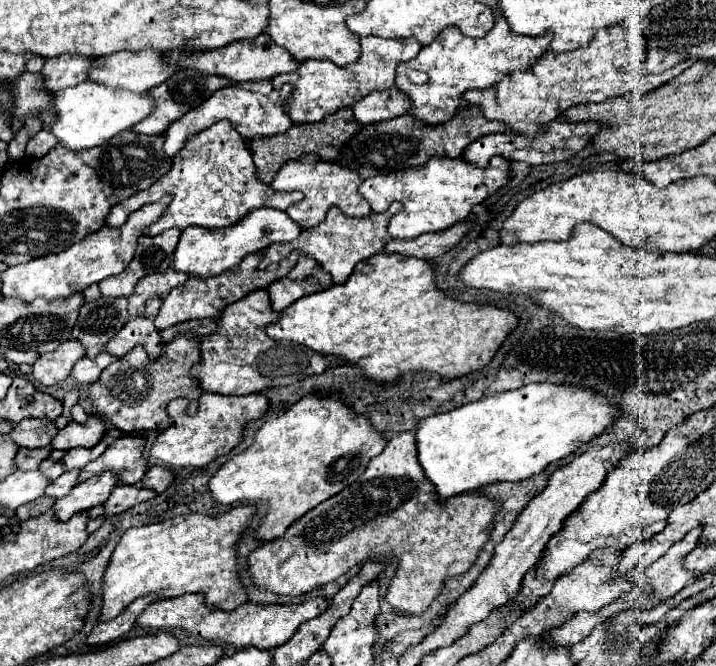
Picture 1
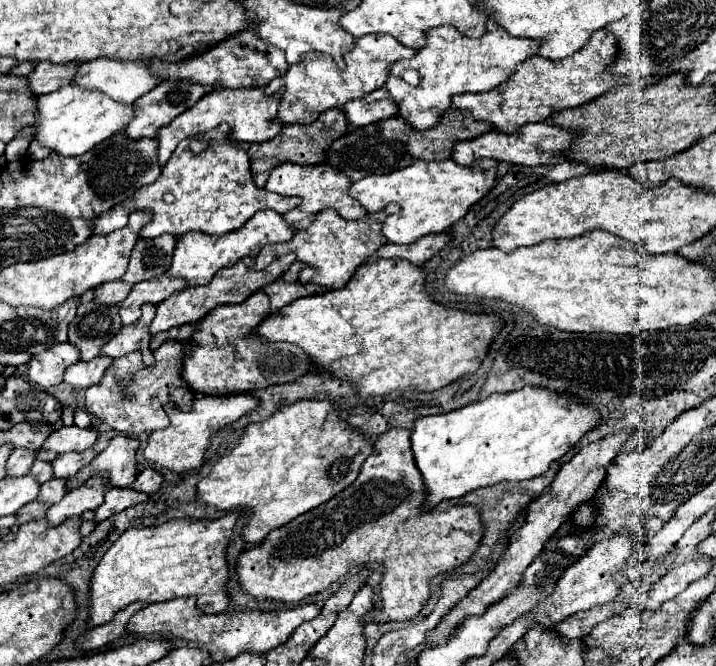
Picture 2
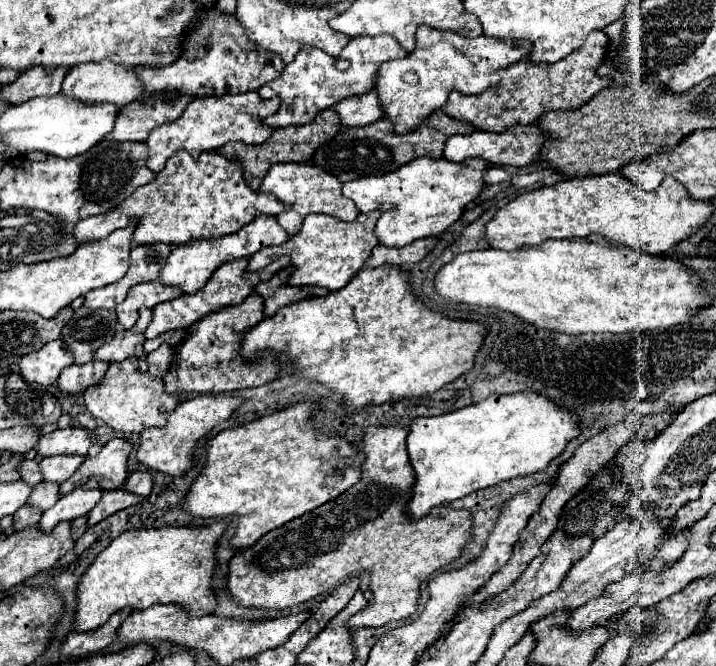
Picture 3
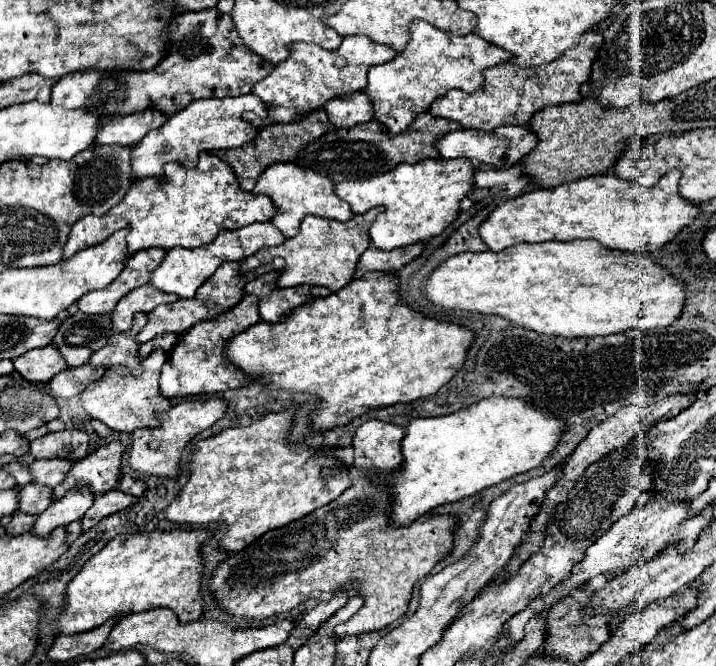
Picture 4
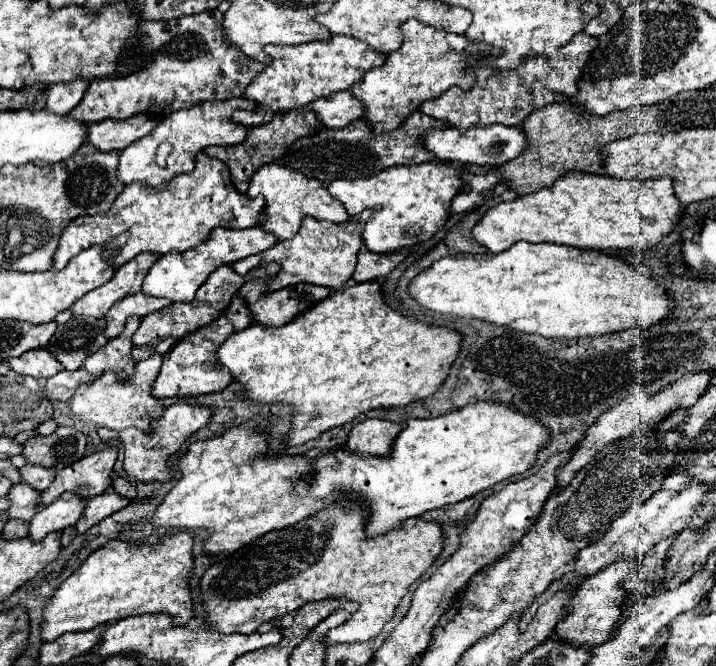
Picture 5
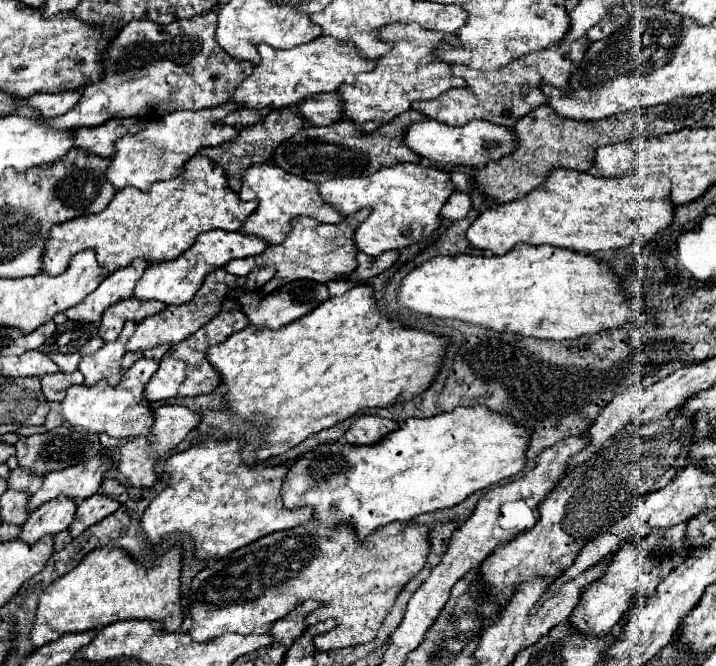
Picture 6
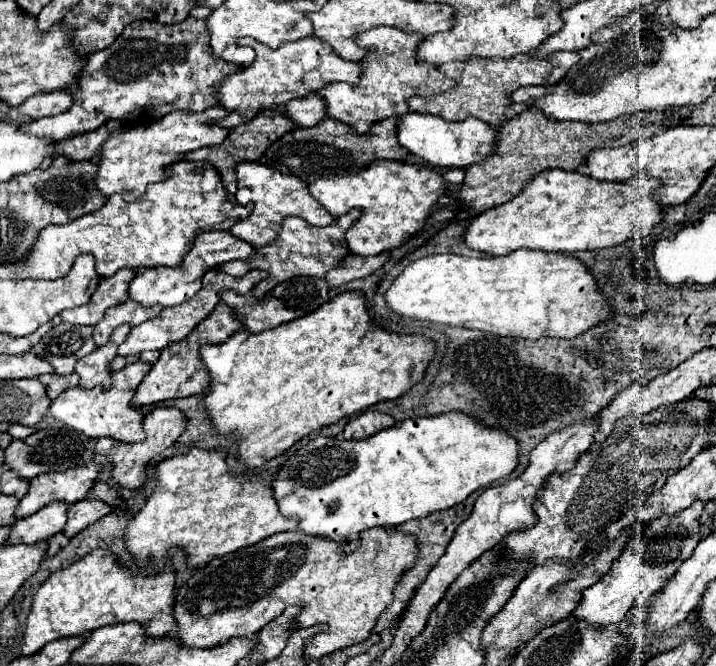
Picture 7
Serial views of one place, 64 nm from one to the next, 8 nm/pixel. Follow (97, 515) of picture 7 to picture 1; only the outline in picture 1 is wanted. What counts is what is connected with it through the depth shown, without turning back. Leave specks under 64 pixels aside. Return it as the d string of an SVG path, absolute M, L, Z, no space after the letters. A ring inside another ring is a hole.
M118 484L112 492L112 496L108 498L108 502L104 504L104 510L106 510L106 516L114 516L114 514L120 514L140 502L146 502L150 500L152 496L156 496L154 490L150 488L144 488L144 486L132 486L132 484Z

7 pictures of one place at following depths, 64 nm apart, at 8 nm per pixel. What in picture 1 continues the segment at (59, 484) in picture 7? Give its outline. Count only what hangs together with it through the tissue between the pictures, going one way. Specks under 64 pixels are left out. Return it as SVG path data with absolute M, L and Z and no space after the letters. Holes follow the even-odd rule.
M120 436L114 444L110 444L106 448L106 452L100 458L90 462L82 470L80 482L88 480L92 476L98 476L106 470L120 476L120 482L124 482L124 484L140 482L144 478L144 474L148 472L148 462L142 456L144 446L146 446L144 436Z

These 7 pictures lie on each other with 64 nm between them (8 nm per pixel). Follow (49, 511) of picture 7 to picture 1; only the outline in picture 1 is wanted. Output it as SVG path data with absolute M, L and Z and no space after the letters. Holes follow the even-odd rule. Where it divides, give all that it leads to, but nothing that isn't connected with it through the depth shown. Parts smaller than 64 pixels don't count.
M104 472L100 476L92 476L90 480L74 486L70 490L68 496L60 498L54 506L54 512L58 514L58 518L62 522L70 520L70 516L90 510L98 504L104 504L110 496L110 492L120 484L118 476L114 476L112 472Z

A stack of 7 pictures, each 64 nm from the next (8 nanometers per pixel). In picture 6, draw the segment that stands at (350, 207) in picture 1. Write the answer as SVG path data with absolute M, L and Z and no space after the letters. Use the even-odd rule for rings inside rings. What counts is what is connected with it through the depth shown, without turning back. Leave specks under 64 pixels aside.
M256 164L242 174L242 190L240 190L242 200L258 200L256 212L248 218L248 222L242 226L246 234L256 234L264 238L268 244L280 244L288 232L292 230L292 220L300 216L310 216L318 222L328 222L328 224L338 224L344 220L344 216L332 206L326 204L320 198L318 184L300 178L296 174L282 172L282 168L272 166L272 164Z

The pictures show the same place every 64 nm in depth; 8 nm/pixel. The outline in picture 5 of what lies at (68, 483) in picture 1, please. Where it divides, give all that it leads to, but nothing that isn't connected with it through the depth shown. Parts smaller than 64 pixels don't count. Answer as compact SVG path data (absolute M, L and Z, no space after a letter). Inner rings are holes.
M14 484L12 492L8 494L12 500L12 506L8 510L10 518L20 518L20 520L32 520L32 516L40 510L38 500L40 500L40 490L32 488L30 484Z

